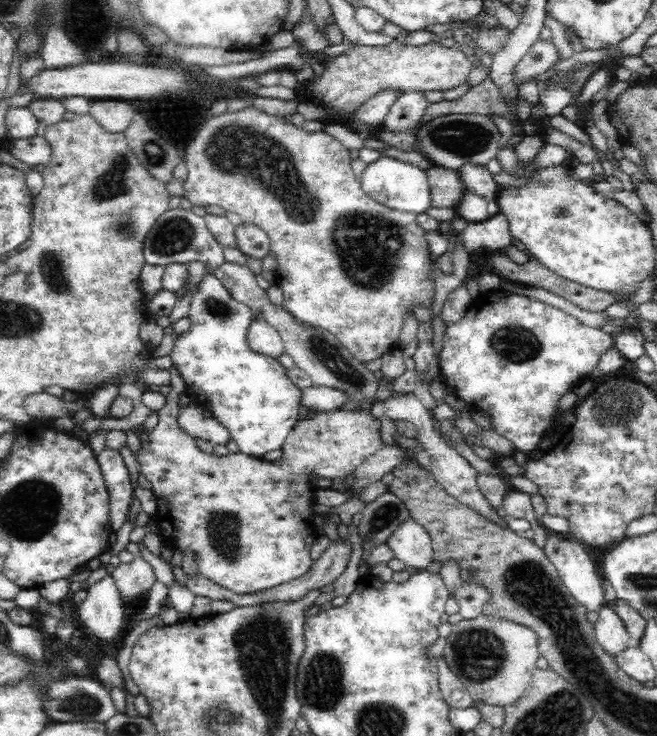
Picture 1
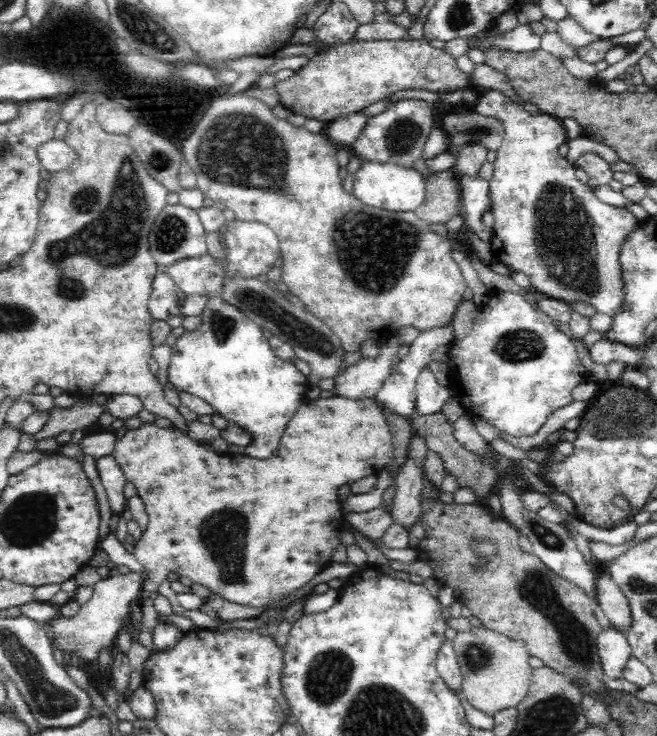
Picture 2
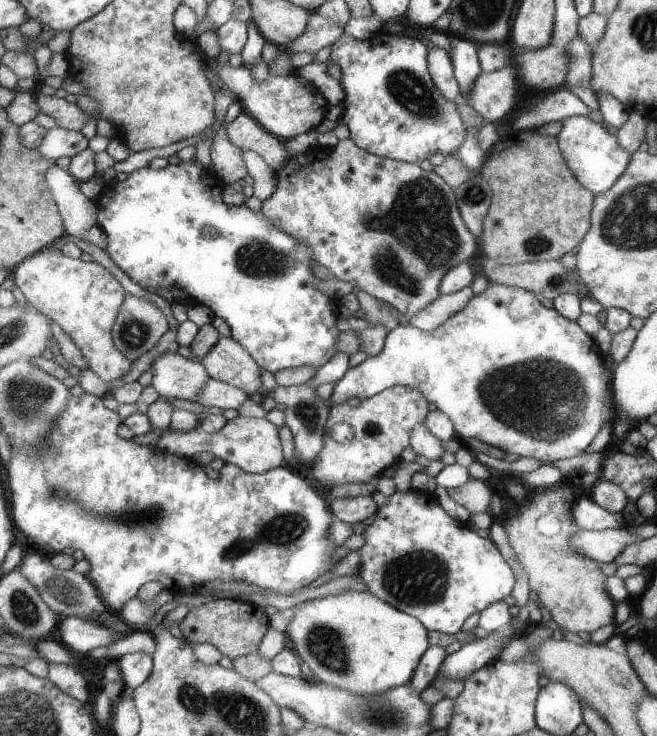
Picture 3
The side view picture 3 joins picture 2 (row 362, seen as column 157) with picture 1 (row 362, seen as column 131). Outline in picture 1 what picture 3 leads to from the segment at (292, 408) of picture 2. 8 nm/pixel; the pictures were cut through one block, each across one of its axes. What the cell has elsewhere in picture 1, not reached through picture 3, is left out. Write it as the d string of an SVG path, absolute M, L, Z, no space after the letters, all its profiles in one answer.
M212 273L208 276L204 274L201 285L191 300L188 317L191 326L176 336L168 358L183 379L189 396L197 405L210 410L216 420L228 428L241 454L262 459L266 453L281 449L284 439L299 420L302 389L292 382L286 367L278 359L250 348L247 332L255 318L254 311L249 306L236 302Z

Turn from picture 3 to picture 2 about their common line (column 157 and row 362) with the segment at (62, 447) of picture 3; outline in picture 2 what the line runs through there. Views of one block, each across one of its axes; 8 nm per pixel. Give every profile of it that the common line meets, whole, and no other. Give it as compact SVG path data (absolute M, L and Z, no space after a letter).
M492 292L490 304L474 315L468 336L449 348L452 394L461 400L466 410L476 417L486 418L504 435L520 438L536 434L553 412L573 401L573 390L591 379L591 374L578 357L574 340L556 329L554 323L542 310L536 311L518 292Z

